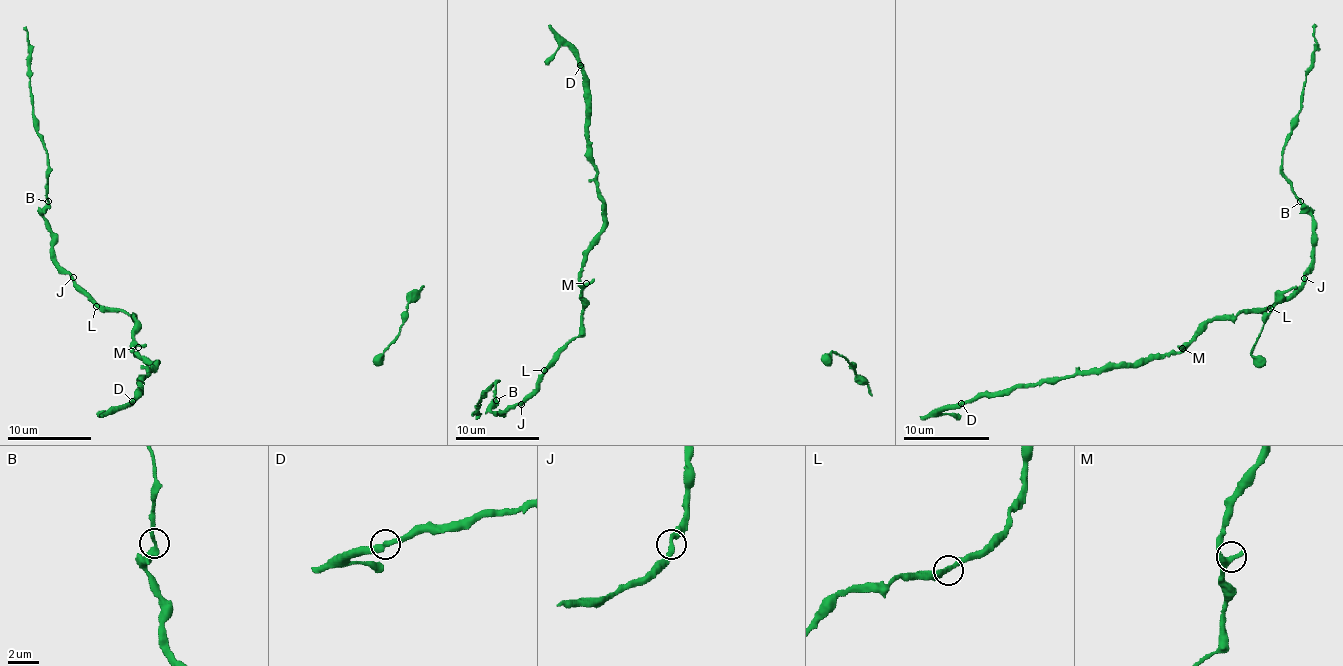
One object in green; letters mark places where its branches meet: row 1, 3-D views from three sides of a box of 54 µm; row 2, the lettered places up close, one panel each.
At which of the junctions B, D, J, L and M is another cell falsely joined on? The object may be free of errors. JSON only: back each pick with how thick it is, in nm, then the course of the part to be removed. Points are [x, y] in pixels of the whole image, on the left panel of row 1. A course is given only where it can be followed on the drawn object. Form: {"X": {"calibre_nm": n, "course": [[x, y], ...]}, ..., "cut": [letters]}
{"cut": []}

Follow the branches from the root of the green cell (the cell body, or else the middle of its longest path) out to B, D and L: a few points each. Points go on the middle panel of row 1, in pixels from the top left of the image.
B: (580, 325), (580, 332), (525, 401), (514, 404), (504, 412), (493, 412), (491, 406), (495, 399)
D: (580, 325), (582, 258), (603, 224), (603, 199), (588, 140), (588, 78), (580, 66)
L: (580, 325), (580, 332), (544, 370)

